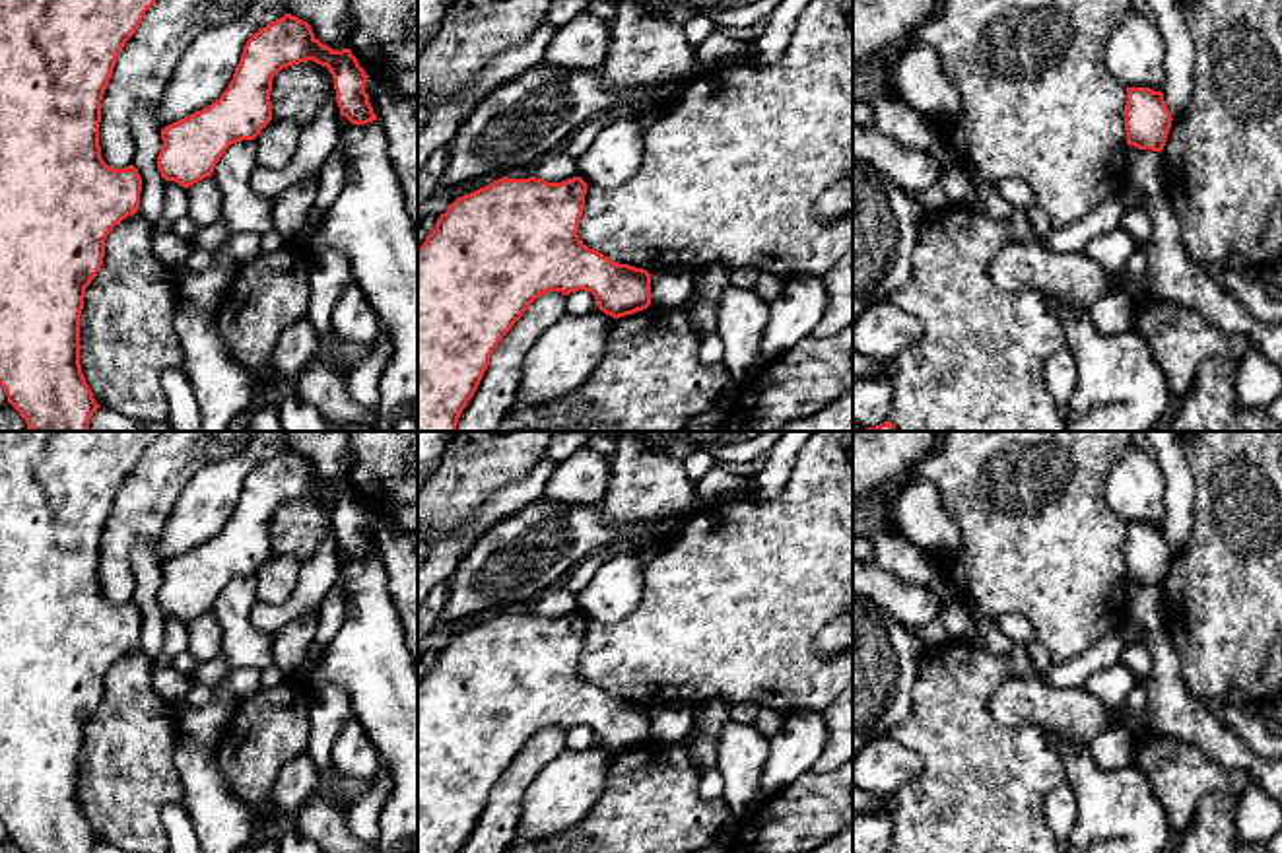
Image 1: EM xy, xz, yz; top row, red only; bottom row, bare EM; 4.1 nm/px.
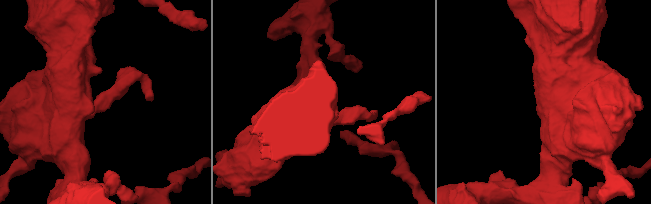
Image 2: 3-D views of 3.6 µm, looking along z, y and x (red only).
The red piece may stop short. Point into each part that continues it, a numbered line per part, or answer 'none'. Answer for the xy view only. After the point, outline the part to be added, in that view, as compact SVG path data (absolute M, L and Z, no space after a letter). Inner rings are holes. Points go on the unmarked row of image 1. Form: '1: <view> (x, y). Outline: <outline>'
1: xy (243, 646). Outline: M241 575L231 579L214 602L212 614L223 630L221 653L229 672L245 666L264 670L274 665L274 633L251 624L251 608L256 600L256 577ZM227 674L214 684L208 703L179 711L181 733L208 748L223 740L235 715L237 698L229 690Z

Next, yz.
1: yz (1172, 708). Outline: M1127 579L1129 618L1144 637L1152 659L1148 703L1140 715L1115 709L1125 729L1136 738L1148 733L1169 734L1200 748L1212 762L1243 769L1266 795L1282 804L1282 760L1266 760L1185 684L1181 661L1165 628L1165 598L1160 587Z

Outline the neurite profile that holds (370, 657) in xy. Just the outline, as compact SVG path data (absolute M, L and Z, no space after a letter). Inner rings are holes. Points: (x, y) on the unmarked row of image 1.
M340 552L340 562L348 569L344 624L311 670L311 686L342 686L350 694L352 715L390 773L375 853L418 853L418 670L379 556L357 562Z

